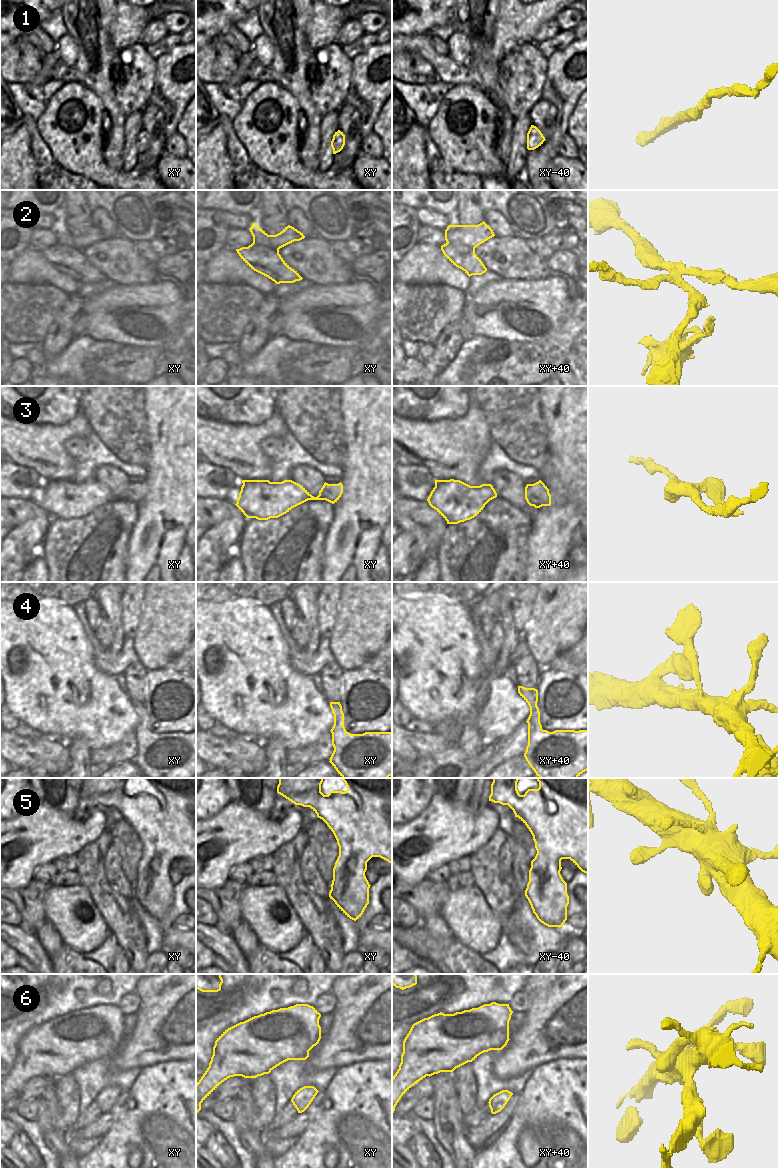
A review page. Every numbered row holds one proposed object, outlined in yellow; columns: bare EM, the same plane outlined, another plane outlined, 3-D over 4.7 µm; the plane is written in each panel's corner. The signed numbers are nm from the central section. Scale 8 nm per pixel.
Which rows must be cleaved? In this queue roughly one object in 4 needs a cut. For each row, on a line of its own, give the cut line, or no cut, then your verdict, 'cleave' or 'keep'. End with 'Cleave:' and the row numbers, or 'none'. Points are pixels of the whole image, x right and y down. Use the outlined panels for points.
1: no cut | keep
2: xy+40 (447, 242), (457, 242), (471, 246), (474, 249) | cleave
3: no cut | keep
4: no cut | keep
5: no cut | keep
6: no cut | keep
Cleave: 2

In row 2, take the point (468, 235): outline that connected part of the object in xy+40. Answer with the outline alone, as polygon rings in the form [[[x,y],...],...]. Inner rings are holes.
[[[484,221],[478,225],[449,225],[445,230],[447,243],[458,243],[474,249],[494,236],[491,227]]]

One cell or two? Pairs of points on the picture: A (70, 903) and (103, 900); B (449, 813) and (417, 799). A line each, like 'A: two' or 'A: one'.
A: two
B: two

